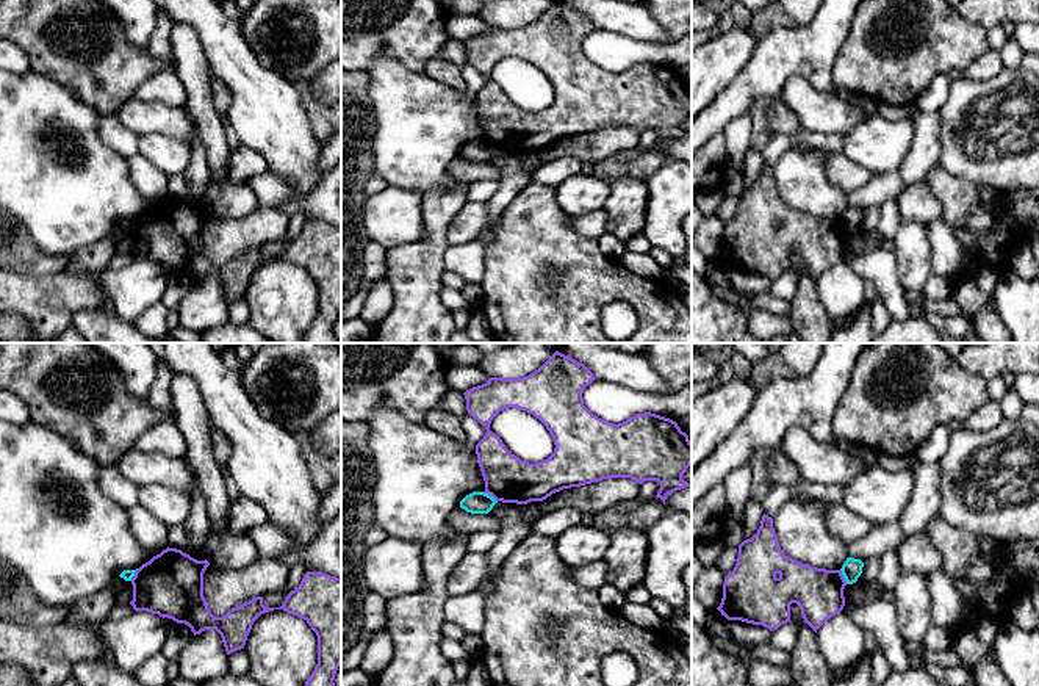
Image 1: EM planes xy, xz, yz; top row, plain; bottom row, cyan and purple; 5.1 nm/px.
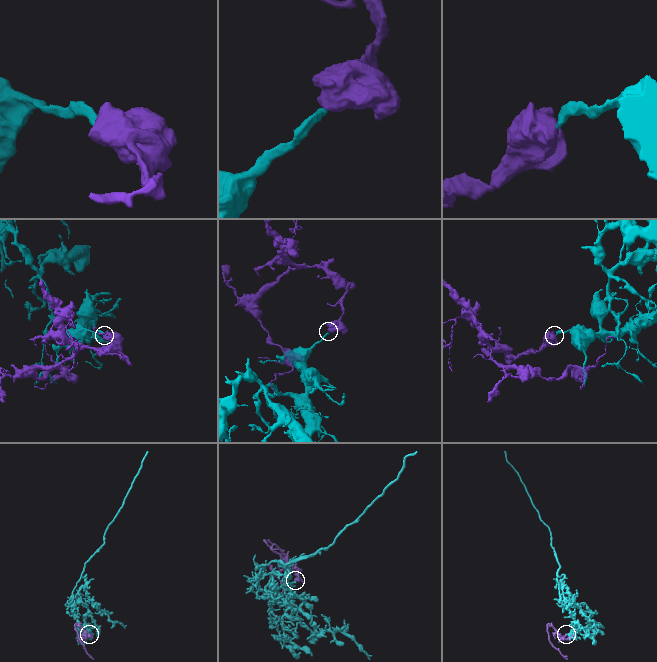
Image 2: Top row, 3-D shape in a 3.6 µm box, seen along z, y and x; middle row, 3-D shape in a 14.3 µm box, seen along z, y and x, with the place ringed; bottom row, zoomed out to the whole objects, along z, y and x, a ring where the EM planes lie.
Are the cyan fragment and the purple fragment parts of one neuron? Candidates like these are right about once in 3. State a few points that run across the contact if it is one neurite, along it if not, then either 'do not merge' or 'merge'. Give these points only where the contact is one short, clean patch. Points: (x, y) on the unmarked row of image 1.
line yz (841, 218), (847, 232); do not merge

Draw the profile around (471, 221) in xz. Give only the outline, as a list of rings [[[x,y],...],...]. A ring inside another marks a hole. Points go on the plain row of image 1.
[[[468,202],[446,230],[448,246],[479,238],[488,226],[487,202]]]

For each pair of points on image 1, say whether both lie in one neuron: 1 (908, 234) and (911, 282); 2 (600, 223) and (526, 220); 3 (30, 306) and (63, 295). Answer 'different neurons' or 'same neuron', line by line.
1: same neuron
2: different neurons
3: same neuron

